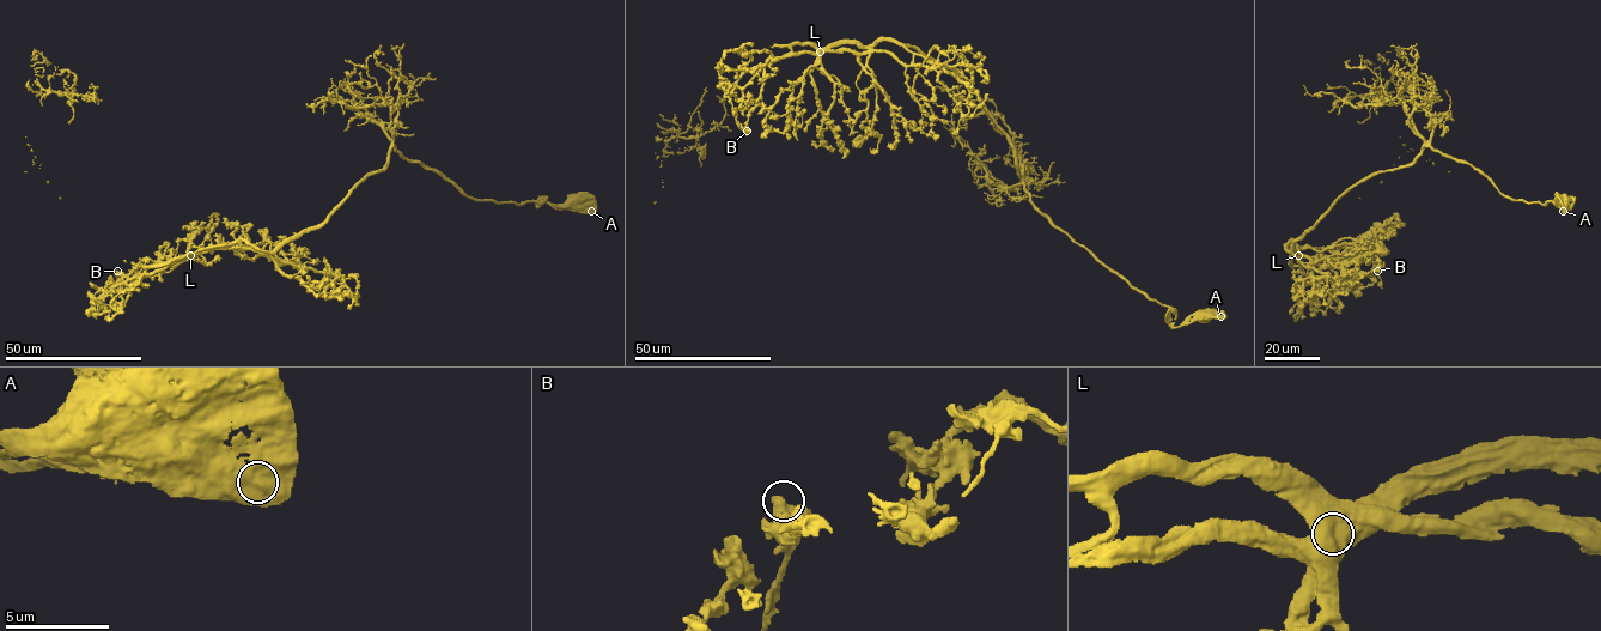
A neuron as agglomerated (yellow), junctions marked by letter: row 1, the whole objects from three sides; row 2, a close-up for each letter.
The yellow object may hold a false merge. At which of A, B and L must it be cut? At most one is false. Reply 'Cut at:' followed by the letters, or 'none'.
Cut at: L

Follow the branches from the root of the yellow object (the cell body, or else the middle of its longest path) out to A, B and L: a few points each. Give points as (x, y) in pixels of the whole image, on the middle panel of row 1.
A: (1203, 315), (1221, 316)
B: (1203, 315), (1172, 326), (1166, 305), (1060, 231), (980, 98), (915, 48), (832, 44), (747, 131)
L: (1203, 315), (1172, 326), (1166, 305), (1060, 231), (1032, 200), (1006, 134), (953, 70), (886, 40), (820, 52)

